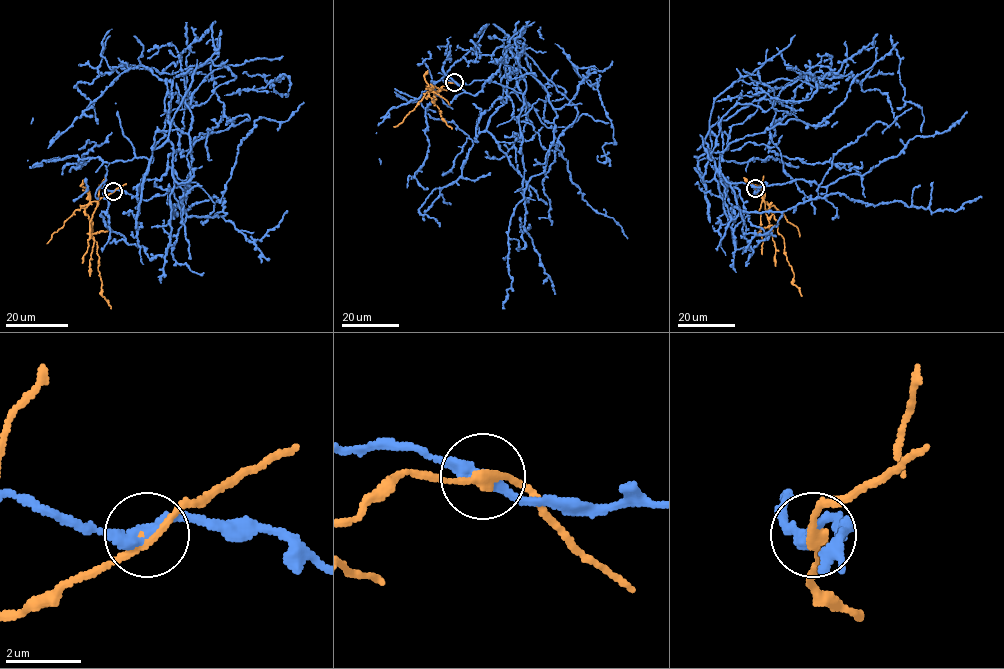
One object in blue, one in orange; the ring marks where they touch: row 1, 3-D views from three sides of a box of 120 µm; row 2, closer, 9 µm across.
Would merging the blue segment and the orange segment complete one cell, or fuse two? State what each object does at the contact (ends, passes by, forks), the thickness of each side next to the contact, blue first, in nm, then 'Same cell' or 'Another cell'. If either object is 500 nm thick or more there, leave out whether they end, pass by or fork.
At the ring blue passes by. At the ring orange passes by. Thickness 280 nm (blue) against 280 nm. Another cell

